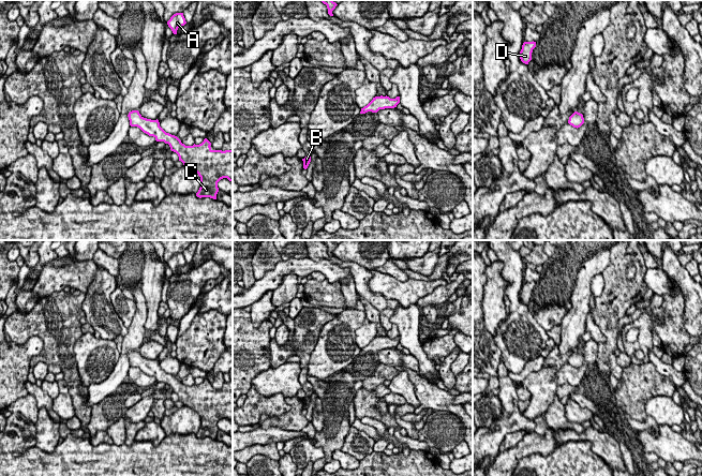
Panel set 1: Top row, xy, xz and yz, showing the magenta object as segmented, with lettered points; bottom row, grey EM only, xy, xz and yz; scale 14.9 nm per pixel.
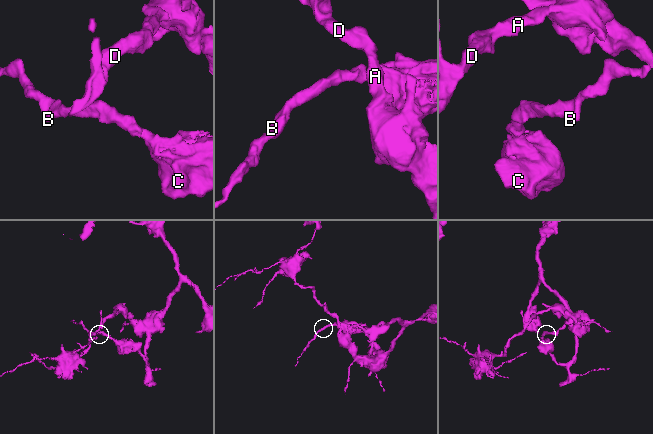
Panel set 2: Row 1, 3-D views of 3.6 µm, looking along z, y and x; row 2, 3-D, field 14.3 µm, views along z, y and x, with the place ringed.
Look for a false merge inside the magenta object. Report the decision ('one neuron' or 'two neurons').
two neurons

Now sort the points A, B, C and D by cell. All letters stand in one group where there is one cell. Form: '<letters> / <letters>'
A C D / B

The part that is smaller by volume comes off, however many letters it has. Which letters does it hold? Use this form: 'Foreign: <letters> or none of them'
Foreign: B

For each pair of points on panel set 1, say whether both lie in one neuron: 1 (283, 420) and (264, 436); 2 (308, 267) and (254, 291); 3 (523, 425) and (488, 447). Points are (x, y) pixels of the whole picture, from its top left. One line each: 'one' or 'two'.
1: two
2: one
3: one

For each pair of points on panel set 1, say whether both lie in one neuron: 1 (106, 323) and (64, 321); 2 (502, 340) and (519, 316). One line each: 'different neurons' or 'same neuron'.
1: different neurons
2: same neuron

